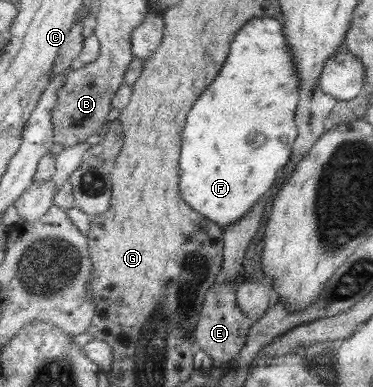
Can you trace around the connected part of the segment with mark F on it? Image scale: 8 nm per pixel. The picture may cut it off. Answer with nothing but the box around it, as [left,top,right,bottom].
[178,18,301,230]

